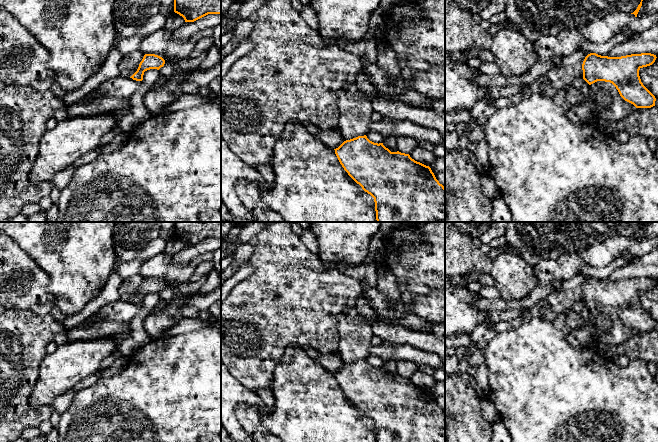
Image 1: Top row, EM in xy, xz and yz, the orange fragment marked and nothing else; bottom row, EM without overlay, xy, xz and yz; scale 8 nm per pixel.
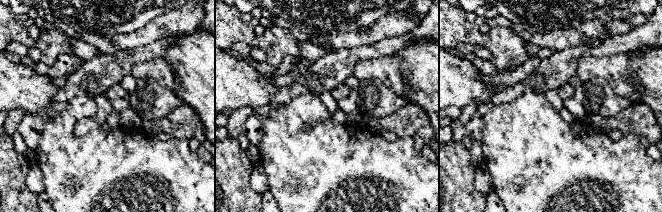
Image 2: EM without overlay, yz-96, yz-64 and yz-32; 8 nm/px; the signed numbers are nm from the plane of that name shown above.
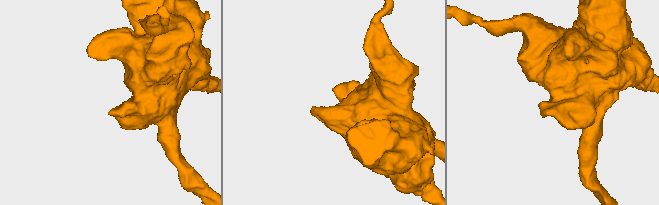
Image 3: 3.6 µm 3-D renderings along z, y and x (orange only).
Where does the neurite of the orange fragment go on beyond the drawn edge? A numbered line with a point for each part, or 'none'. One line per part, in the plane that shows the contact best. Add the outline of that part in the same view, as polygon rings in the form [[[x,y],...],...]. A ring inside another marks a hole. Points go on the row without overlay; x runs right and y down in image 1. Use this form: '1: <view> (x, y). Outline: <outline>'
none

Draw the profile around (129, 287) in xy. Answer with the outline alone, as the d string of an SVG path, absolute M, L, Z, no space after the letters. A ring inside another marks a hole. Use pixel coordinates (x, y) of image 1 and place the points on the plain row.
M141 274L123 279L118 289L120 300L130 302L137 295L144 279L145 278Z

